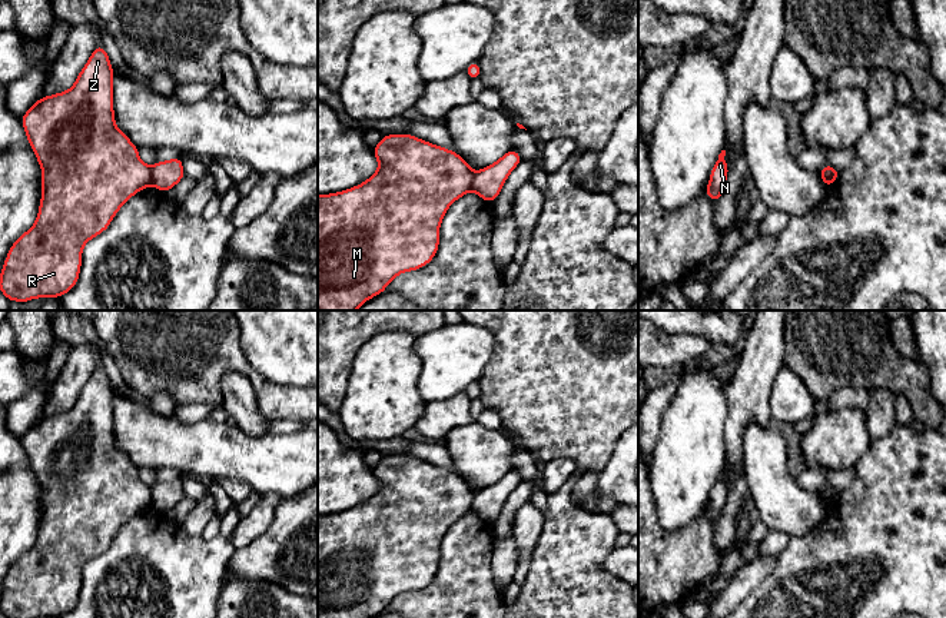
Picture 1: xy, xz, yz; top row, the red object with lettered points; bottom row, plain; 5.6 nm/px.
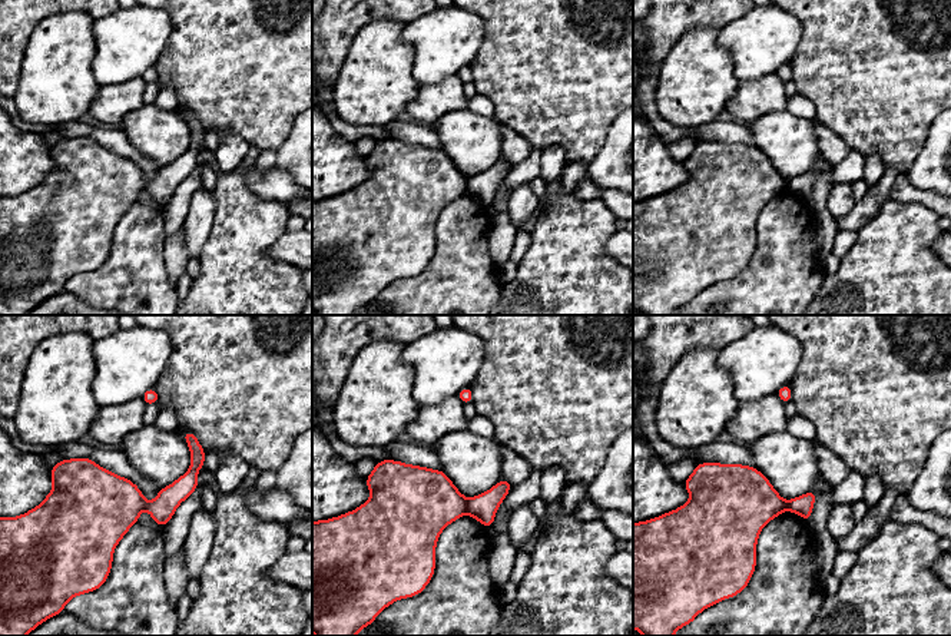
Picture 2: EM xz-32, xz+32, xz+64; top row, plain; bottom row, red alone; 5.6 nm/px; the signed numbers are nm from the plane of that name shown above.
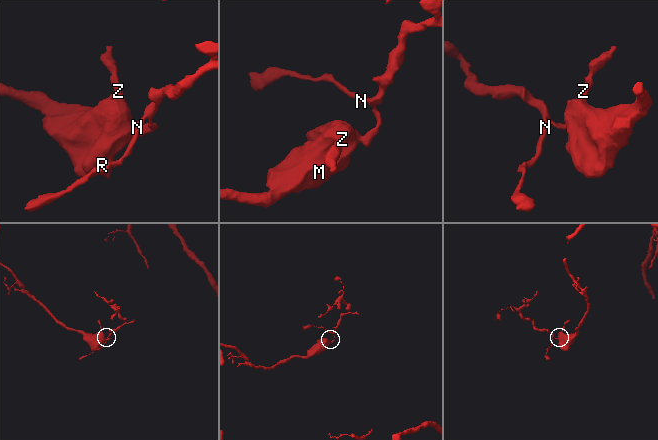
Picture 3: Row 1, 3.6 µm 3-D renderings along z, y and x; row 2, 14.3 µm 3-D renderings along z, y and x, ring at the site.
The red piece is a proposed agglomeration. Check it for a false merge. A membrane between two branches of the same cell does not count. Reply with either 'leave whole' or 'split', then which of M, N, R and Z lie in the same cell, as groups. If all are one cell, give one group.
split; groups M R Z / N

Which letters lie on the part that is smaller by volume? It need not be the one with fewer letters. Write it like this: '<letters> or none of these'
N

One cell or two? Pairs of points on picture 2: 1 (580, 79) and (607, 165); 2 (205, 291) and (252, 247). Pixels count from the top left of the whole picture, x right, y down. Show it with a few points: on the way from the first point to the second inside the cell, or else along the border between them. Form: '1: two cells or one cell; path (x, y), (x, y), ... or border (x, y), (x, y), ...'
1: two cells; border (616, 118), (610, 125), (602, 149), (587, 164)
2: one cell; path (216, 282), (241, 258)

